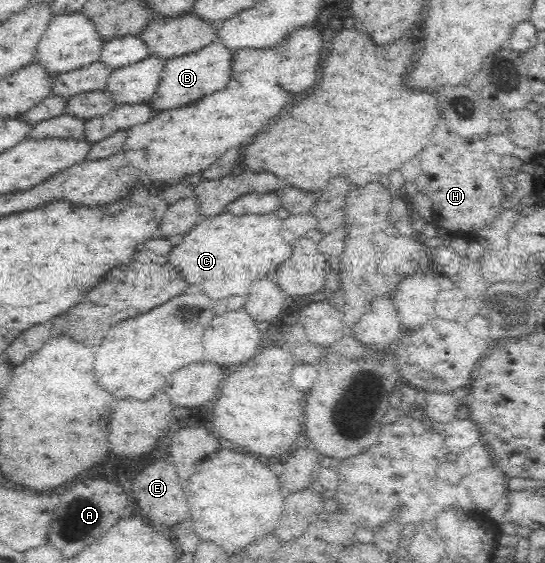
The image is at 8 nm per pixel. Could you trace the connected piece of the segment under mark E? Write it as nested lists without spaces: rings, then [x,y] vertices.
[[[165,460],[149,464],[135,476],[133,486],[139,506],[153,522],[177,524],[187,516],[187,498],[173,464]]]

